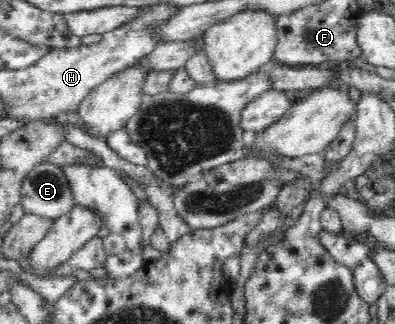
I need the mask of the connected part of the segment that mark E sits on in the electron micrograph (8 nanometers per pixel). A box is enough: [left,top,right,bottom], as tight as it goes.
[19,162,76,221]

